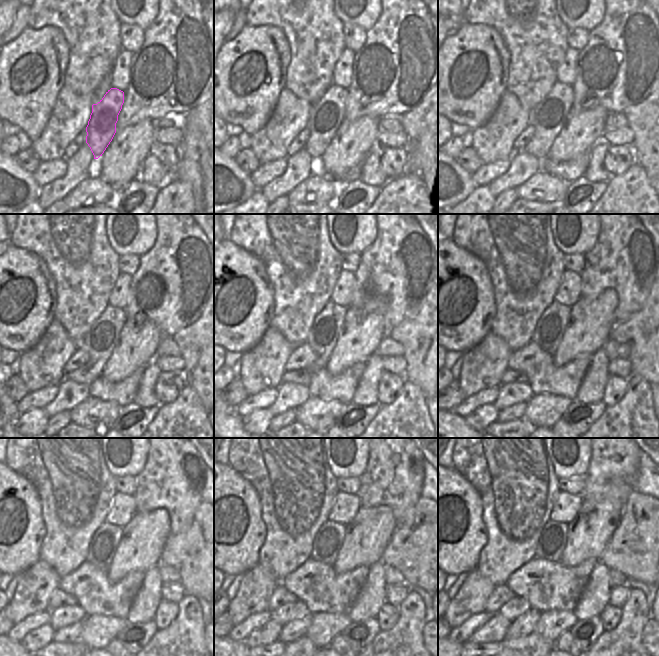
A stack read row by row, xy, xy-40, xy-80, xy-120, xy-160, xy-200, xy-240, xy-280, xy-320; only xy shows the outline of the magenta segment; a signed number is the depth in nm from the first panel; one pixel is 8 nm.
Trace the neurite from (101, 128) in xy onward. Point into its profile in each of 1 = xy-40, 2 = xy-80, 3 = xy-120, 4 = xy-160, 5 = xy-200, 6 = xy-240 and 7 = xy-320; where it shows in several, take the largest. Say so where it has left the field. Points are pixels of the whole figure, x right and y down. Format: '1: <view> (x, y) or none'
1: xy-40 (327, 114)
2: xy-80 (550, 115)
3: xy-120 (99, 342)
4: xy-160 (324, 333)
5: xy-200 (549, 329)
6: xy-240 (103, 545)
7: xy-320 (552, 541)

